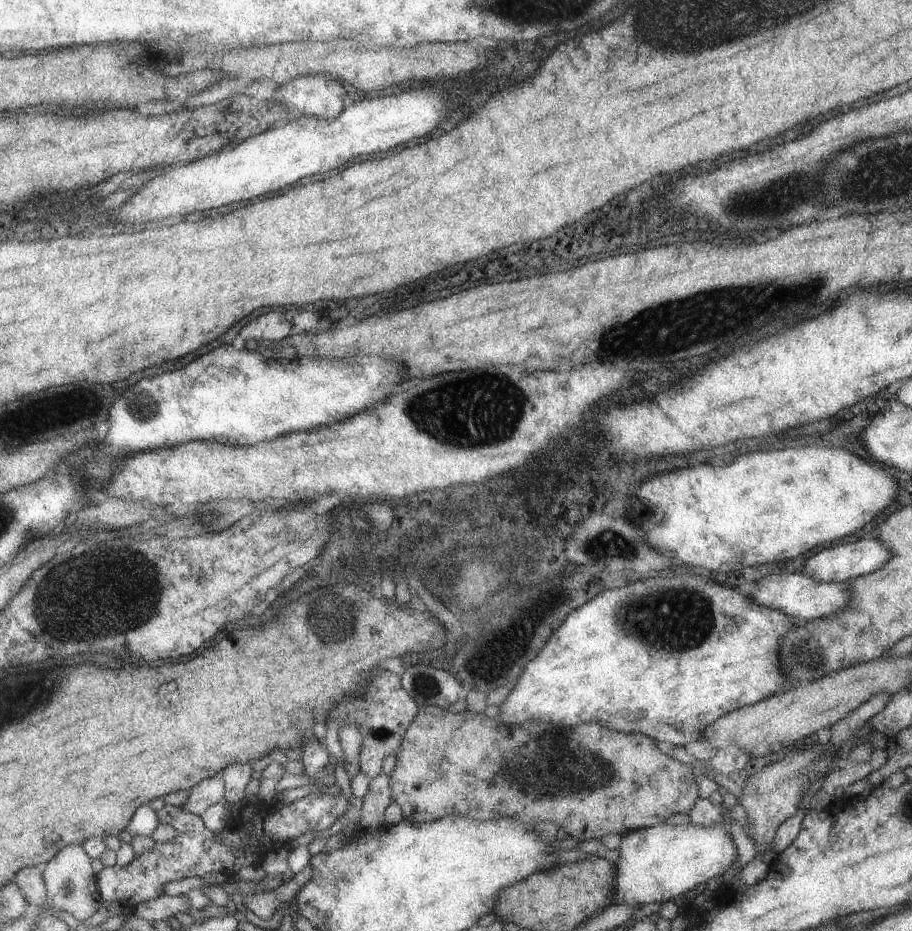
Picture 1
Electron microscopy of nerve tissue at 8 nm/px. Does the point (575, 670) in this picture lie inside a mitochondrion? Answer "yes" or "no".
no

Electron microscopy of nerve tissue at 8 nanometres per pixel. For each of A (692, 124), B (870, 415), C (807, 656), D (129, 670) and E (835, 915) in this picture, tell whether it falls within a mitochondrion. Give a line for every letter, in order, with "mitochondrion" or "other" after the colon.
A: other
B: other
C: mitochondrion
D: other
E: other

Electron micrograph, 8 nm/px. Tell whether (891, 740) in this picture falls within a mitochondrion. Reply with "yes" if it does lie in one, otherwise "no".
no

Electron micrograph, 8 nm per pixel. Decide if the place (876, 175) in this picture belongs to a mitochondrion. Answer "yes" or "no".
yes

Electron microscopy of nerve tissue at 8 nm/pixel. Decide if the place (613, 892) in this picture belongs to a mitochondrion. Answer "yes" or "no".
no

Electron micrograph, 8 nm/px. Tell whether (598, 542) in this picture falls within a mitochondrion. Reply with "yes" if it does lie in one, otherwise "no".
yes

